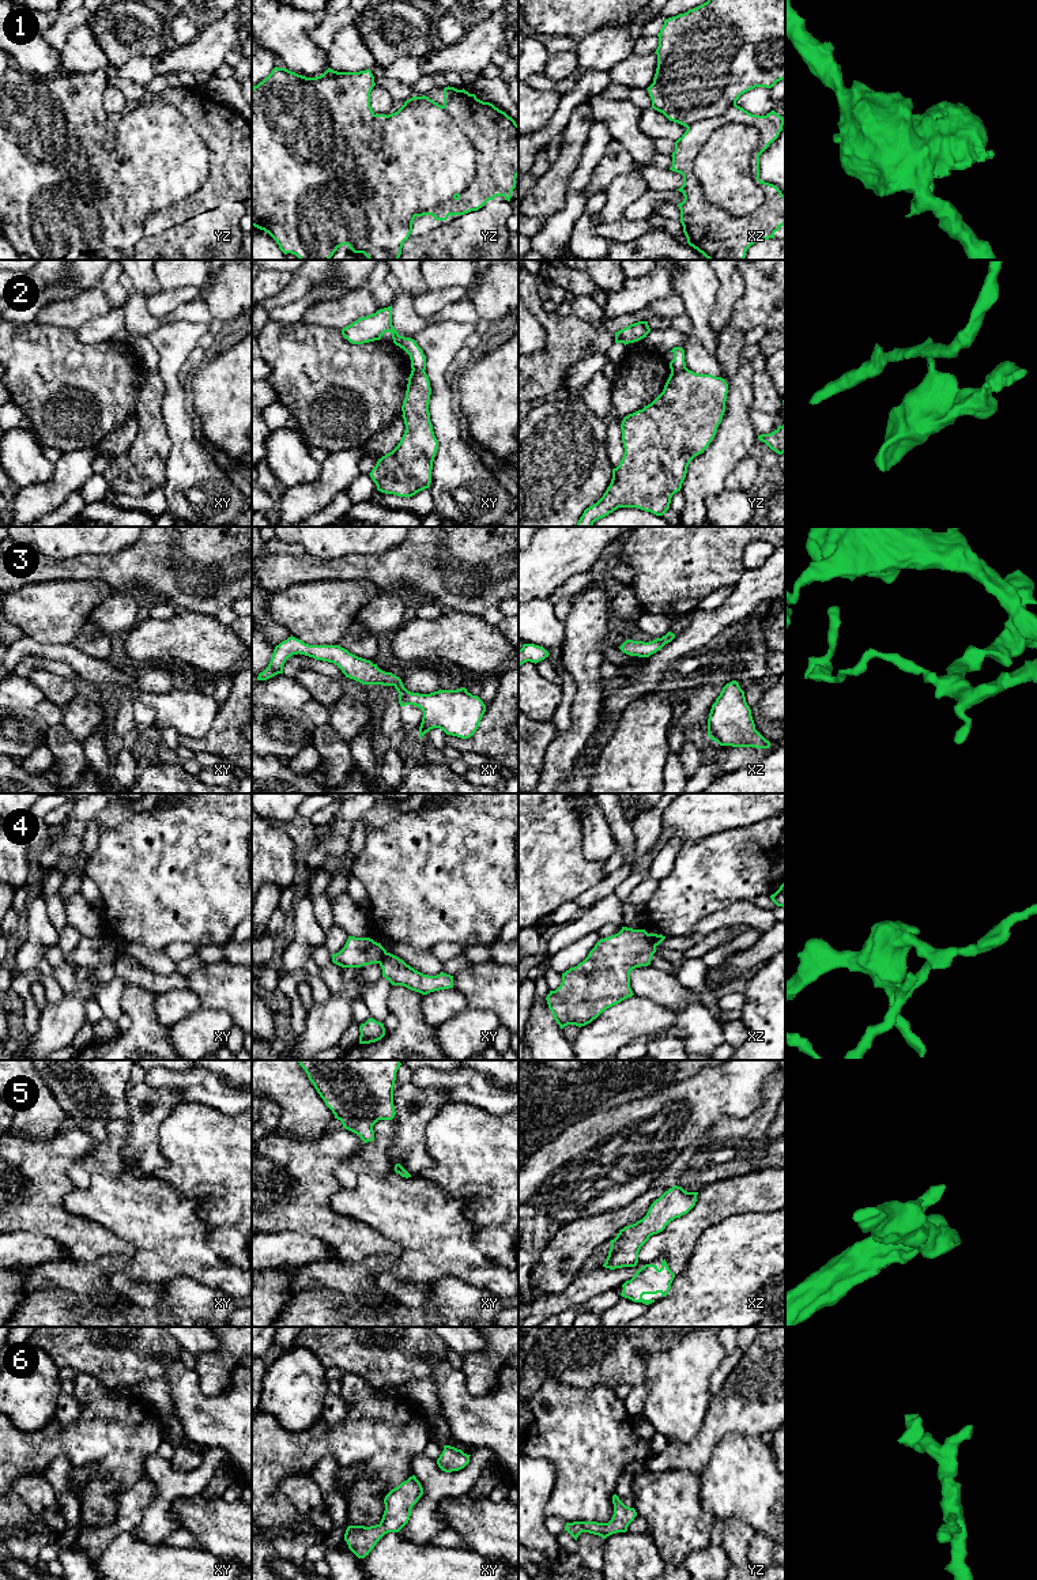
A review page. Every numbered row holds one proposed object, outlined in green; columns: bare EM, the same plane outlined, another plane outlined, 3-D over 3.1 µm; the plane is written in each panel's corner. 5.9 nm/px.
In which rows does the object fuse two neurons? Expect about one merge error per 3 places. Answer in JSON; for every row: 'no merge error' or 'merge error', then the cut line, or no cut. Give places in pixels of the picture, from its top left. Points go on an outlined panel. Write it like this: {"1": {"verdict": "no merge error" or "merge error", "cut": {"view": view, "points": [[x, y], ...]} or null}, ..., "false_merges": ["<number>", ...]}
{"1": {"verdict": "merge error", "cut": {"view": "xz", "points": [[728, 121], [761, 131], [751, 176], [764, 202], [750, 214]]}}, "2": {"verdict": "merge error", "cut": {"view": "yz", "points": [[685, 366], [671, 372]]}}, "3": {"verdict": "no merge error", "cut": null}, "4": {"verdict": "merge error", "cut": {"view": "xz", "points": [[648, 934], [656, 945]]}}, "5": {"verdict": "no merge error", "cut": null}, "6": {"verdict": "no merge error", "cut": null}, "false_merges": ["1", "2", "4"]}

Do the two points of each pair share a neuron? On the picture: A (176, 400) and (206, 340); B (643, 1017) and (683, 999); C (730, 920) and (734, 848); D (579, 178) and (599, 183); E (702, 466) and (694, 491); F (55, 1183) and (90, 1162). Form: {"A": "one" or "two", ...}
{"A": "two", "B": "two", "C": "two", "D": "two", "E": "one", "F": "two"}

